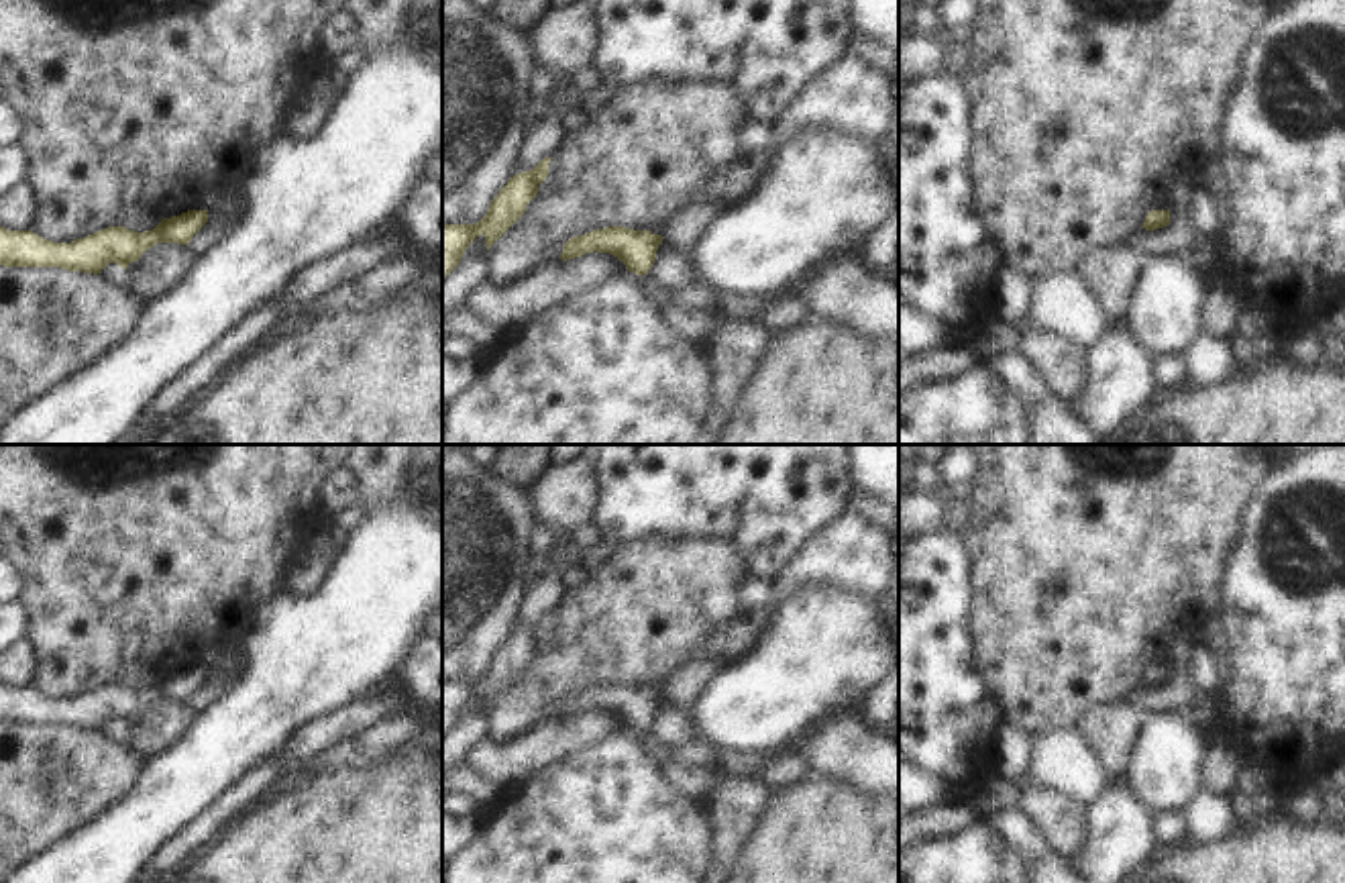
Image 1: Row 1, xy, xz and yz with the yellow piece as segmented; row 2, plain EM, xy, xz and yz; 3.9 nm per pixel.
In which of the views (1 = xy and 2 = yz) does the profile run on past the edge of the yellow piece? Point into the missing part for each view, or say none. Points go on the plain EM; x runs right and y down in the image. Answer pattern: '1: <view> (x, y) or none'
1: none
2: none

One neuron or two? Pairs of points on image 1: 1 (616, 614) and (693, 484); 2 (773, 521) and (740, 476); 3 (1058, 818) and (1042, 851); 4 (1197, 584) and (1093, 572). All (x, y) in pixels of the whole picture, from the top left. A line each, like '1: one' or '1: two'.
1: two
2: one
3: two
4: one

